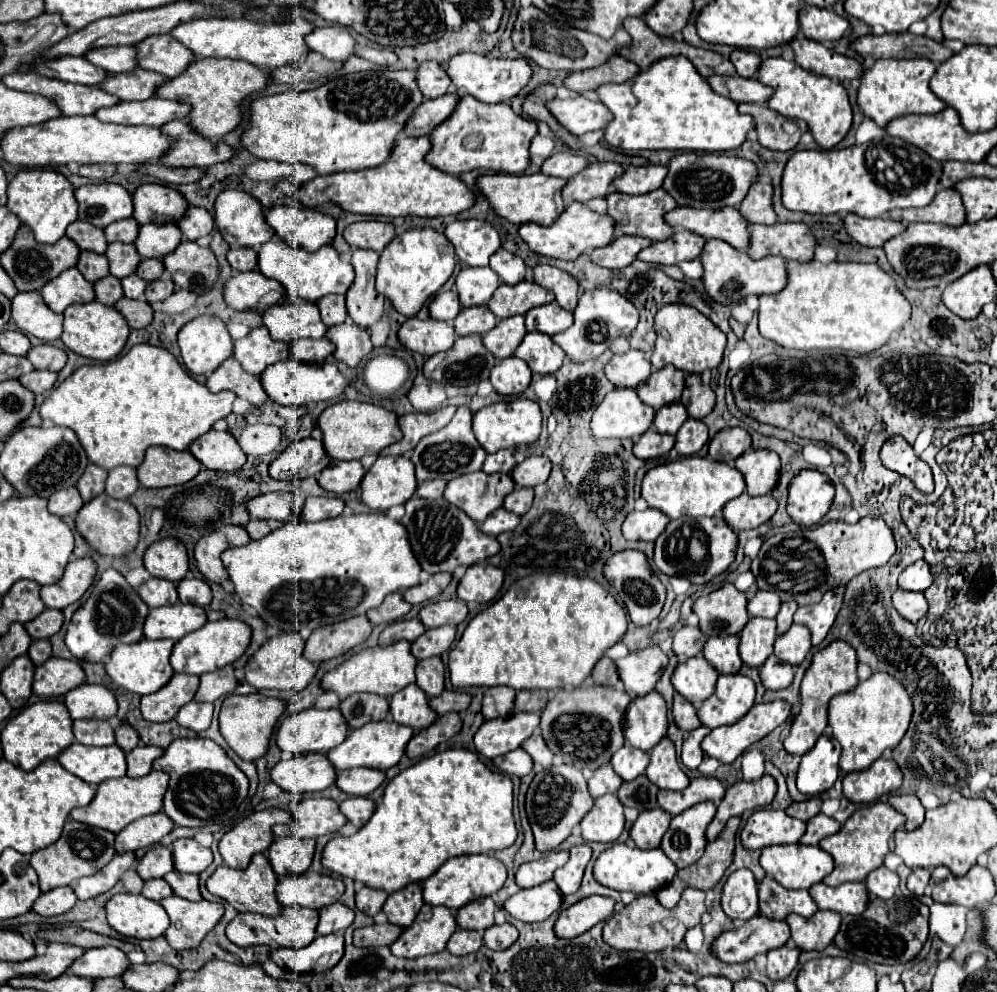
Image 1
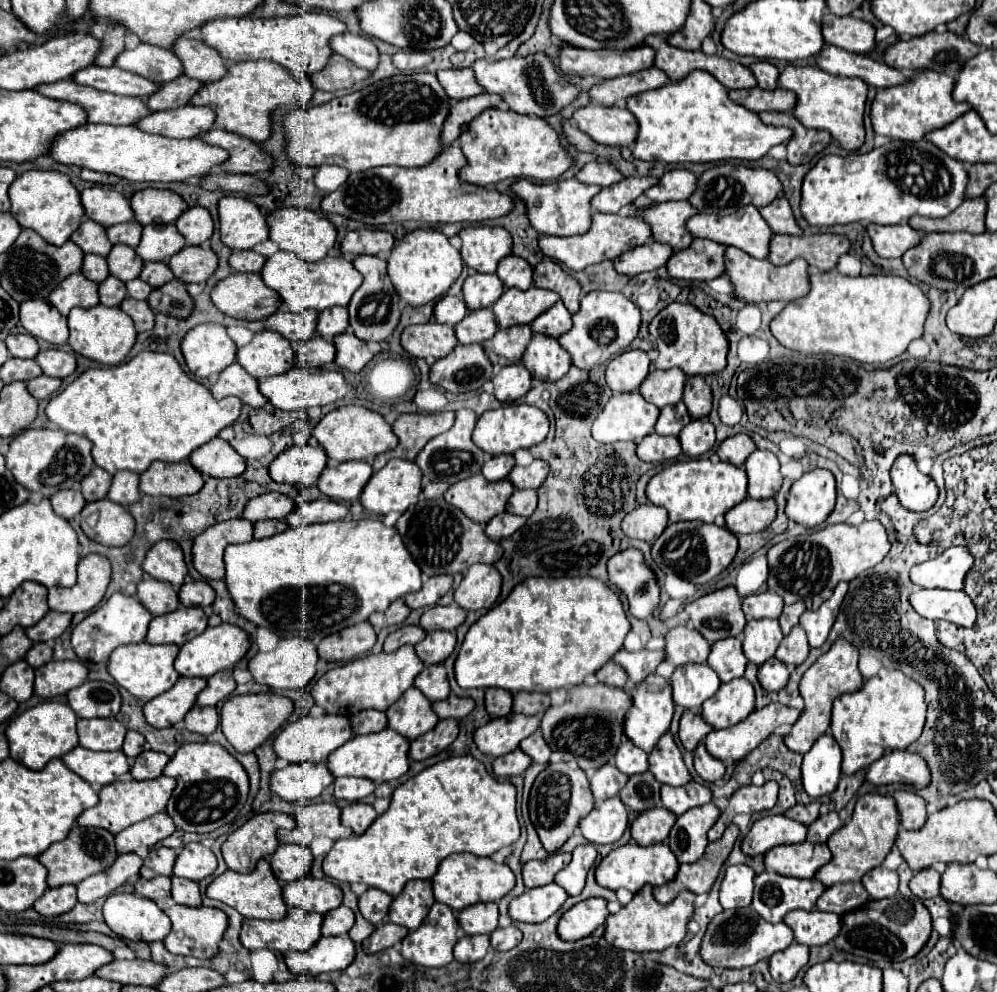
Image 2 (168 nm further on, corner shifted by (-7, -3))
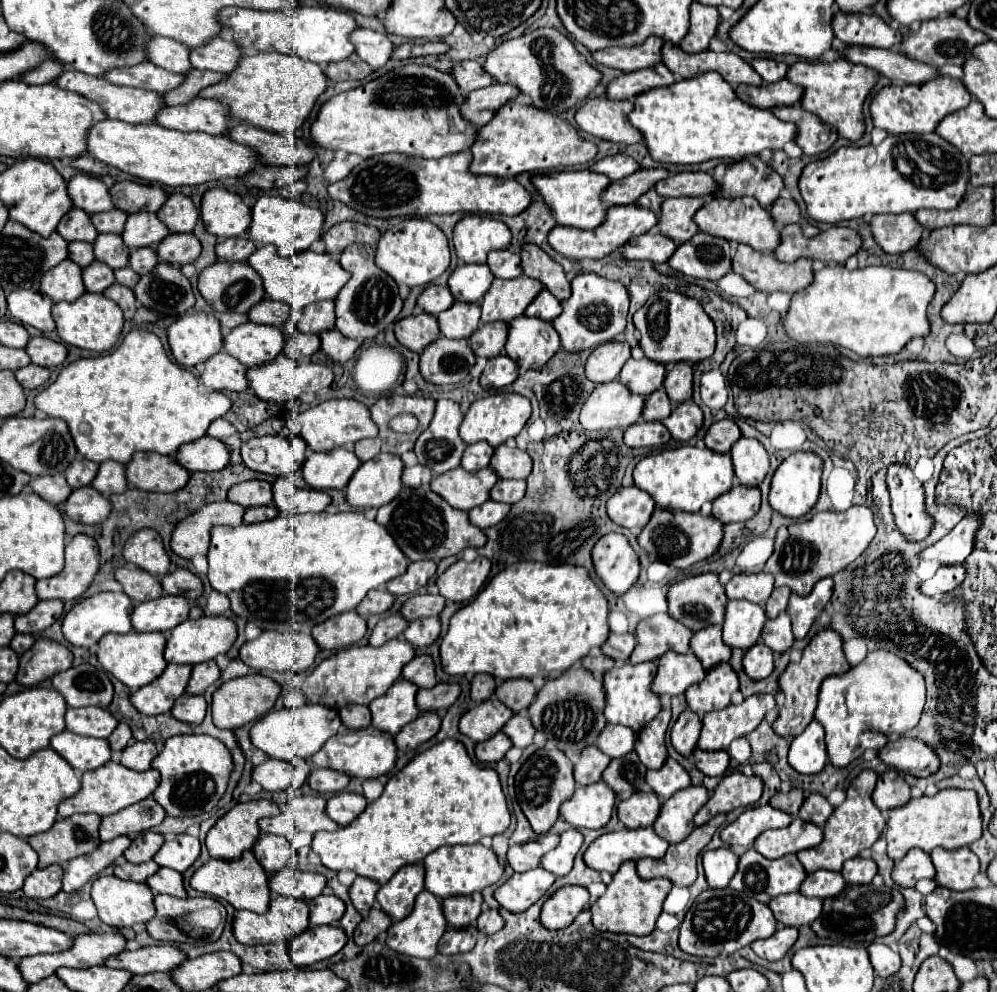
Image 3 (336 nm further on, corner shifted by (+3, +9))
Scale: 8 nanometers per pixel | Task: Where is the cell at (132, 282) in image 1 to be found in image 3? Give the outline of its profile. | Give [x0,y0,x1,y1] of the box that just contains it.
[115,266,139,288]

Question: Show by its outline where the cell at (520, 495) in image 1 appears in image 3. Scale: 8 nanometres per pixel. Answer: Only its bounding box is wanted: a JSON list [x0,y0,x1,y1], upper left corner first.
[489,480,525,504]

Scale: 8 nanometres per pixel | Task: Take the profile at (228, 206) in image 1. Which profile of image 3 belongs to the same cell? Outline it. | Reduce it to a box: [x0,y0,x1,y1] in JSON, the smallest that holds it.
[201,188,251,236]

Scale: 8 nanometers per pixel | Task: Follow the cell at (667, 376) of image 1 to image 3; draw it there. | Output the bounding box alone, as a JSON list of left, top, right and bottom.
[619,358,665,396]

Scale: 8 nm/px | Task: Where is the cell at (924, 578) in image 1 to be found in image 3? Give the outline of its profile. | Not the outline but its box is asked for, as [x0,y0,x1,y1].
[921,512,981,566]

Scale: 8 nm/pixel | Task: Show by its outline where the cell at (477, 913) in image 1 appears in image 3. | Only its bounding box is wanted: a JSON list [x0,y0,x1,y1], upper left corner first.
[443,892,483,928]

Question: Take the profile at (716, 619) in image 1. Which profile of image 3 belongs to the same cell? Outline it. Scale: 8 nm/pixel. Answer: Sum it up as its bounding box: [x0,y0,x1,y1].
[667,572,727,632]

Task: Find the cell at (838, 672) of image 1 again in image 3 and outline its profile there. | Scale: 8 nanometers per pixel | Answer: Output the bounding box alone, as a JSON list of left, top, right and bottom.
[773,628,851,736]

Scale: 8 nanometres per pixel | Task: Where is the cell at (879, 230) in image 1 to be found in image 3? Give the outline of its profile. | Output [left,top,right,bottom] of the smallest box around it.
[871,214,923,254]

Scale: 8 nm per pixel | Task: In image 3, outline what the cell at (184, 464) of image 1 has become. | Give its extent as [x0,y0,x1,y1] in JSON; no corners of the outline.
[127,452,189,492]

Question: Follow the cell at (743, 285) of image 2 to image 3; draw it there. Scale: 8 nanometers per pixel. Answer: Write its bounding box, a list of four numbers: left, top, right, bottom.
[733,244,813,294]

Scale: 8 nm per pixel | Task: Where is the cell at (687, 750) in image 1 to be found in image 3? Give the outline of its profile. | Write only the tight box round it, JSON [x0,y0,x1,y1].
[693,750,729,776]

